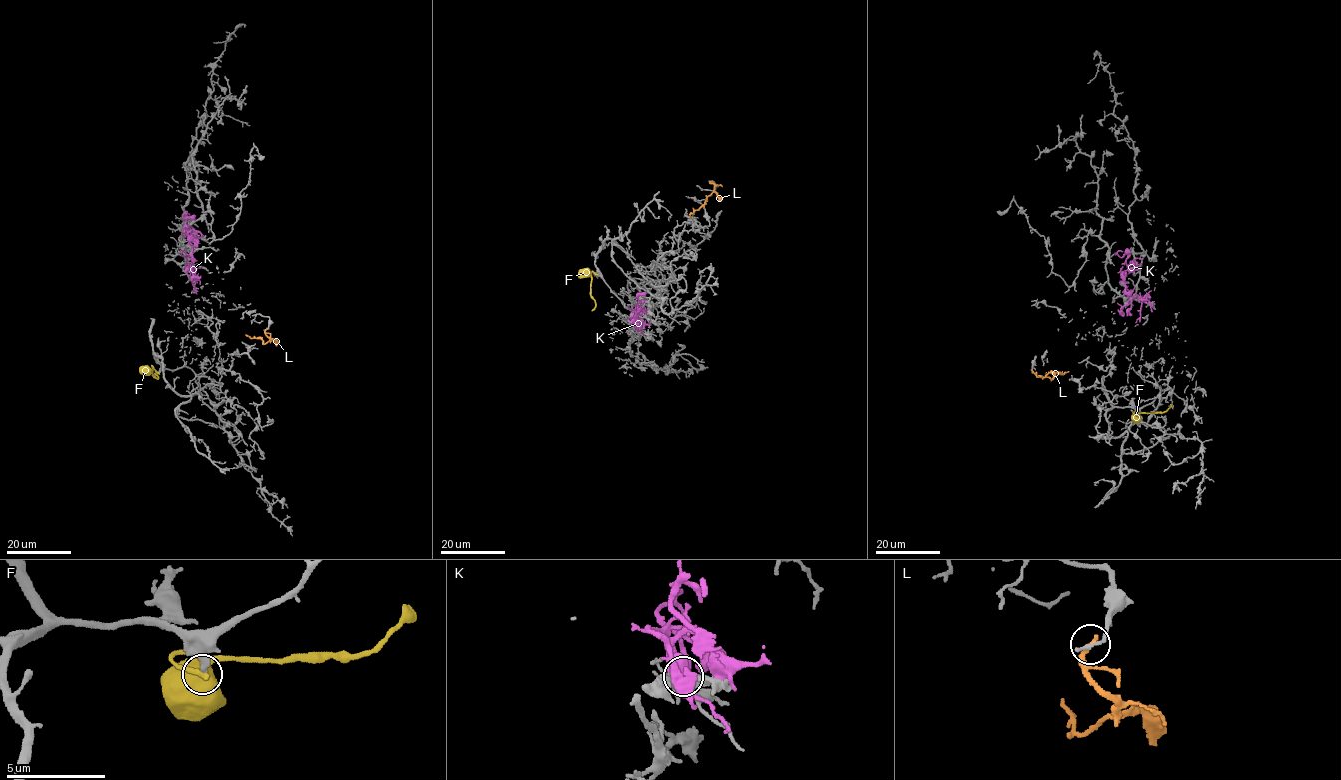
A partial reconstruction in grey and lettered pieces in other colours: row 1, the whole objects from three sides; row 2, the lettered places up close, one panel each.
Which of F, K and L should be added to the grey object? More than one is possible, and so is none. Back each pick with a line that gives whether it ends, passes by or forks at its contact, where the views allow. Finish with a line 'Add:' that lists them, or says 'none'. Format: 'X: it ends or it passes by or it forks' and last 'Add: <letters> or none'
Add: none

